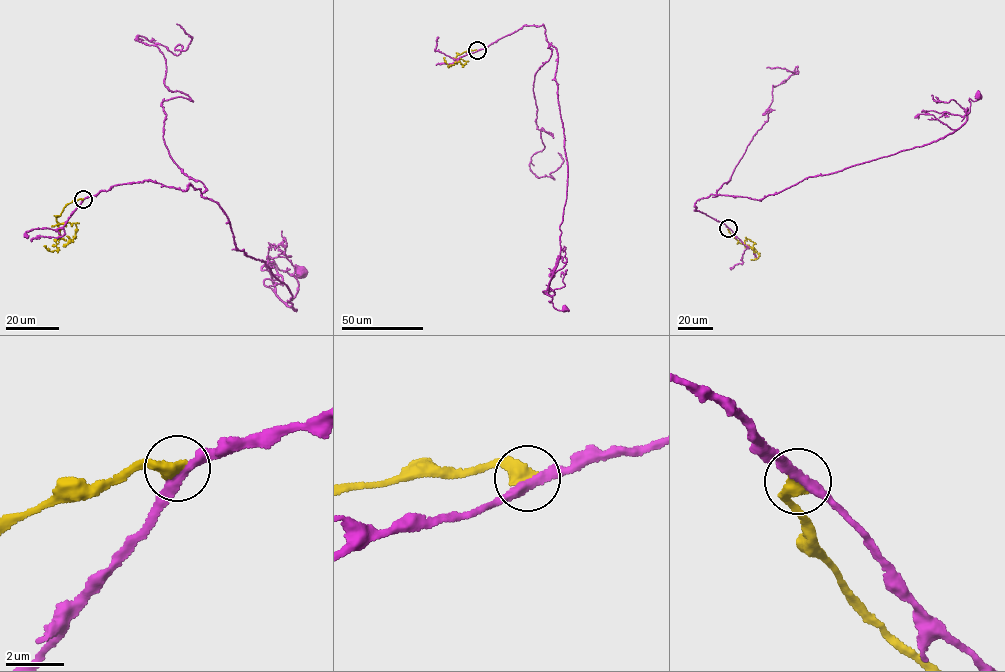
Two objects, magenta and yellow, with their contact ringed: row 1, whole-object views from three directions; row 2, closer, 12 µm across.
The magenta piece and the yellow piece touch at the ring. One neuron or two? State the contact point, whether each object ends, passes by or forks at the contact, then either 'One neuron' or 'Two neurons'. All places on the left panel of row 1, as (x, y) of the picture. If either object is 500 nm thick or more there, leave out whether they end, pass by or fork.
Place: (83, 199). At the ring magenta passes by. At the ring yellow ends. Two neurons

